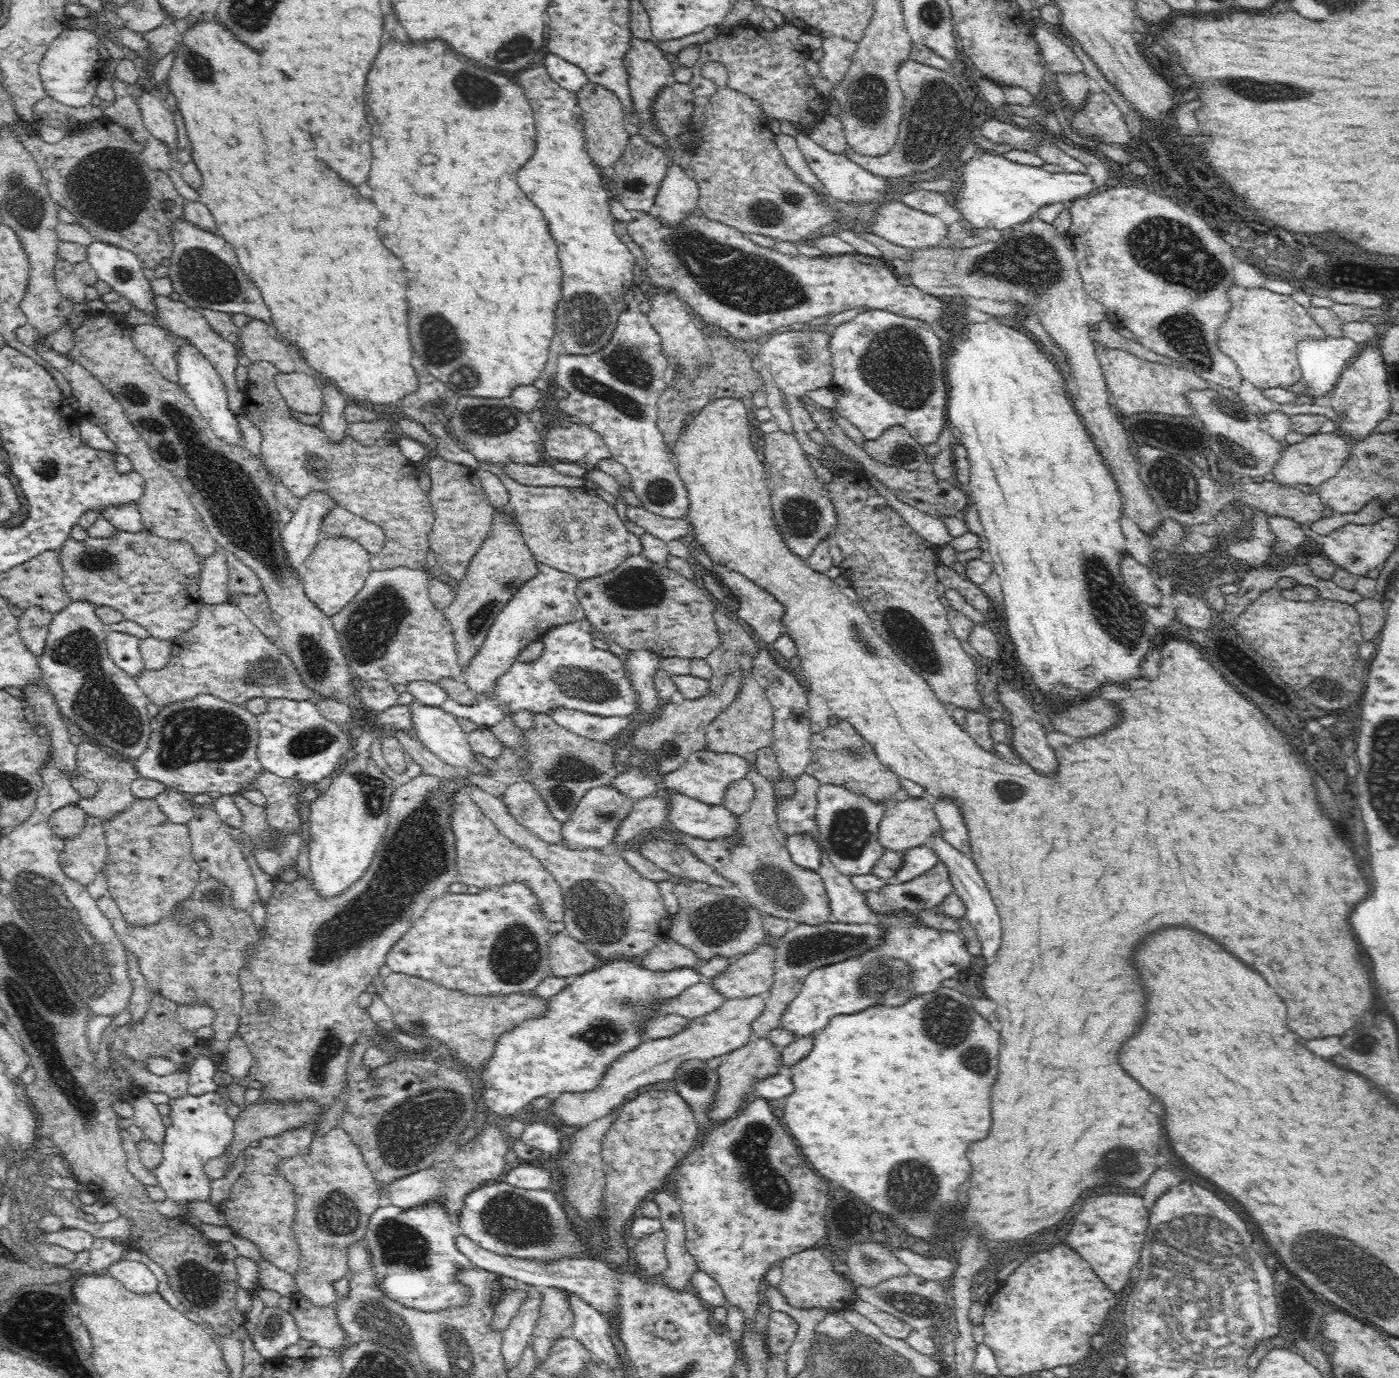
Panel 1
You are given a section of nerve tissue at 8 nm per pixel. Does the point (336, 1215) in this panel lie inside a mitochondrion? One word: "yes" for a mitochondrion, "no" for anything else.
yes

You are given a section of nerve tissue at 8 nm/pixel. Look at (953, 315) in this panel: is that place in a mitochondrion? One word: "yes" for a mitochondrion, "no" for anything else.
no

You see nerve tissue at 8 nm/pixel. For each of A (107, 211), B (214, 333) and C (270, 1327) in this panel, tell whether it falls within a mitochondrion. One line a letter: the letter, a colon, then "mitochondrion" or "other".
A: mitochondrion
B: other
C: other

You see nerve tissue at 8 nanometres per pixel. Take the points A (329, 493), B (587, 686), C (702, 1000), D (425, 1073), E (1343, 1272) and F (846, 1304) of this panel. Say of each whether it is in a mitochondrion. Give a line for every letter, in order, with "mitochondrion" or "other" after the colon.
A: other
B: mitochondrion
C: other
D: mitochondrion
E: mitochondrion
F: other

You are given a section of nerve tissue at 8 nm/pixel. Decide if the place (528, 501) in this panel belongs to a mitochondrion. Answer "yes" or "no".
no

